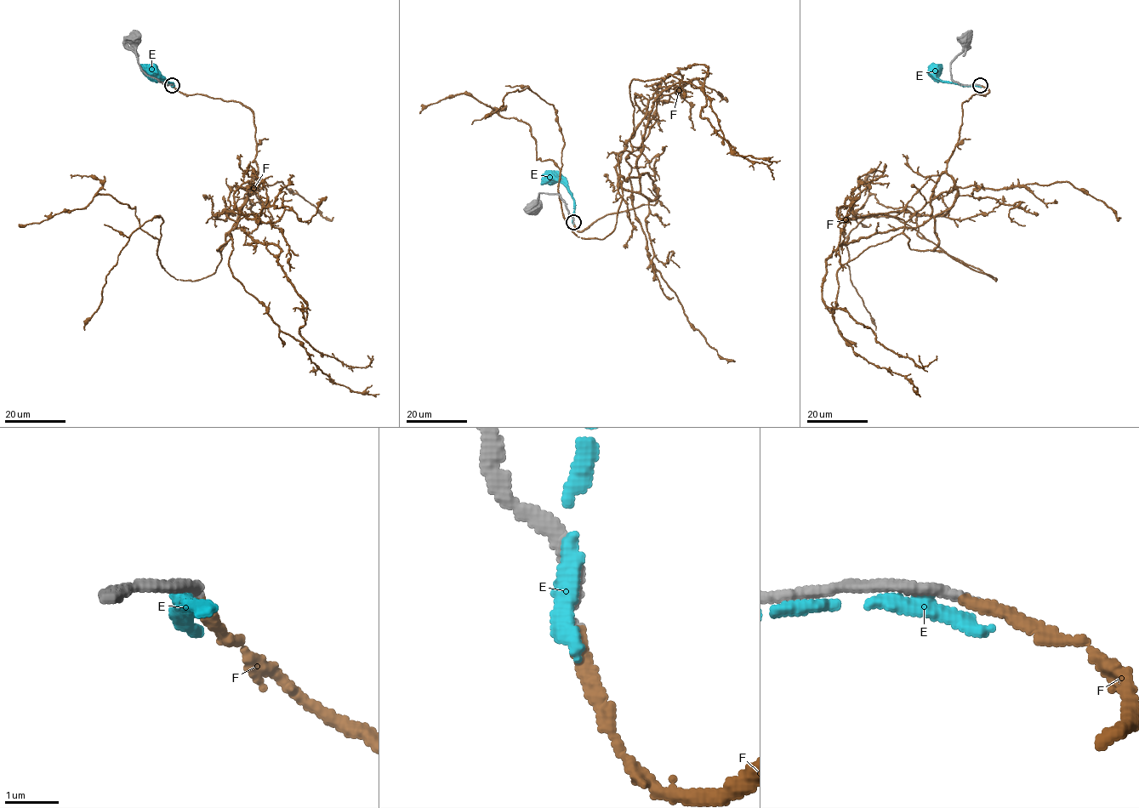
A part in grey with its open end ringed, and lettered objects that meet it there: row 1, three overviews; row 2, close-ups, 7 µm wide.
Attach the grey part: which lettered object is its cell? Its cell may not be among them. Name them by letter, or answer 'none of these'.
F

